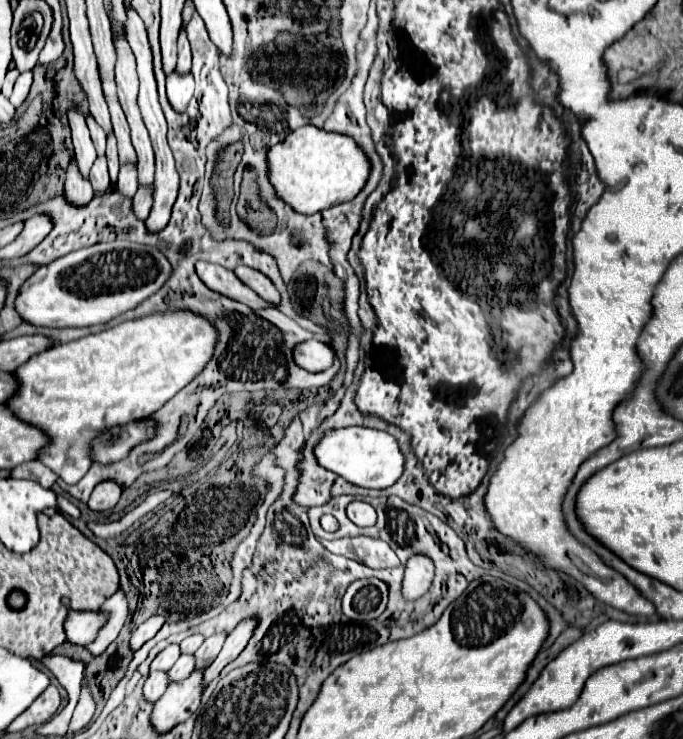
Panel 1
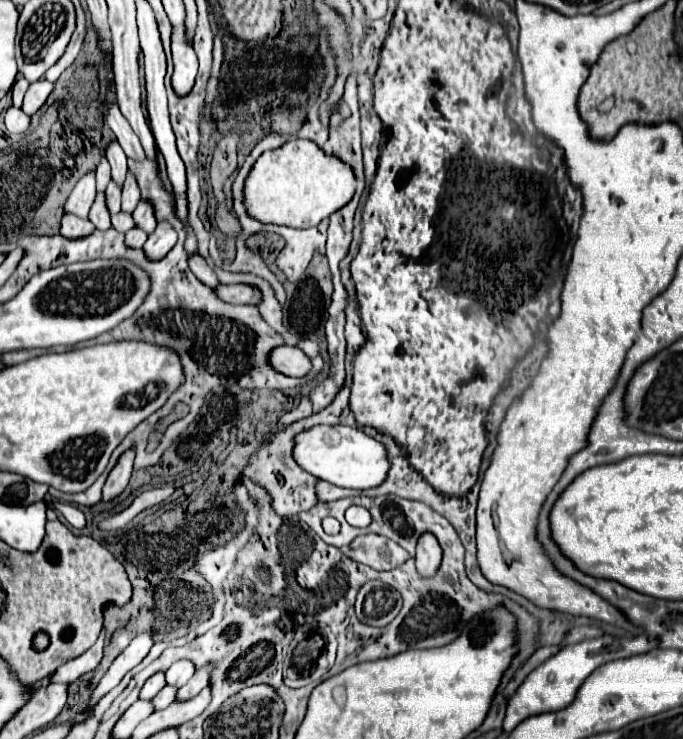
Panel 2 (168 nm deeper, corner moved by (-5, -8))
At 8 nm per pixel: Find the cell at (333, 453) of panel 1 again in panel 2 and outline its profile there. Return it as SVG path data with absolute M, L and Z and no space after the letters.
M314 426L296 436L294 446L296 462L320 480L332 482L342 488L368 490L380 486L390 472L386 446L358 428L350 426Z

